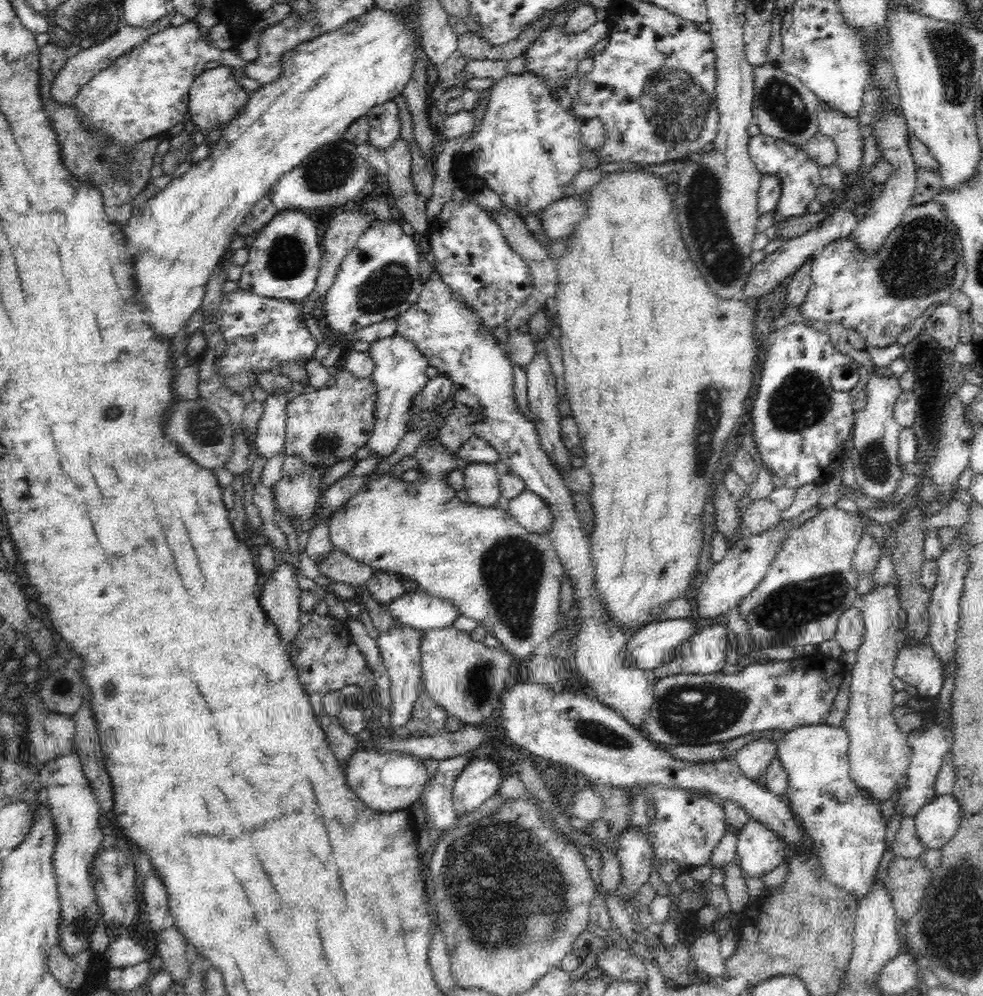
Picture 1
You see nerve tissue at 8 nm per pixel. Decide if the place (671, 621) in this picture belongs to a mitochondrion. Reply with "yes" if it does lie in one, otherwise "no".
no

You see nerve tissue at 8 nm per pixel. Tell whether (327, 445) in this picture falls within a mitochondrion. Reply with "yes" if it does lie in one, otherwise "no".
yes

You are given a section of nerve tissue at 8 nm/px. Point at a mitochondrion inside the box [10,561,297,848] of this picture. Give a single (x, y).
(61, 686)

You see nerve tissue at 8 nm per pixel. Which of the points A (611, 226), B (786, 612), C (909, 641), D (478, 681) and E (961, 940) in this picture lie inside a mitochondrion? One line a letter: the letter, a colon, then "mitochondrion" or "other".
A: other
B: mitochondrion
C: other
D: mitochondrion
E: mitochondrion

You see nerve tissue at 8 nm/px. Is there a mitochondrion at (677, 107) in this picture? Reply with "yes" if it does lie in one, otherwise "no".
yes

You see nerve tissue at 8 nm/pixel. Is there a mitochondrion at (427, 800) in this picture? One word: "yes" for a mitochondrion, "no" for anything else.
no

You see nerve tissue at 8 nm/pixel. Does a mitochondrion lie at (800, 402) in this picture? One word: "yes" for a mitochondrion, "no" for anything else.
yes

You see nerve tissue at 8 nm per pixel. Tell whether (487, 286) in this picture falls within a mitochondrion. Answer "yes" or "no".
yes

